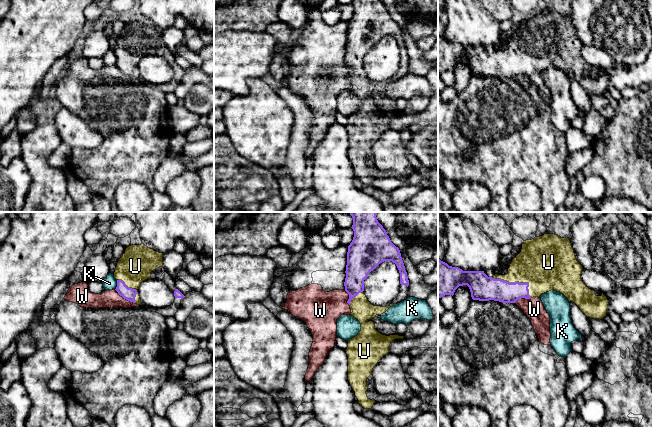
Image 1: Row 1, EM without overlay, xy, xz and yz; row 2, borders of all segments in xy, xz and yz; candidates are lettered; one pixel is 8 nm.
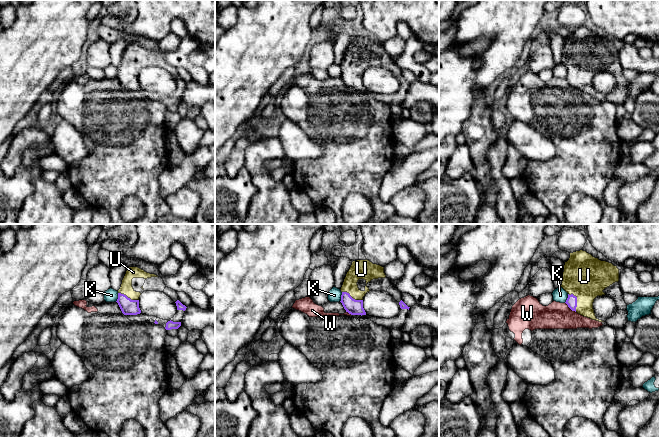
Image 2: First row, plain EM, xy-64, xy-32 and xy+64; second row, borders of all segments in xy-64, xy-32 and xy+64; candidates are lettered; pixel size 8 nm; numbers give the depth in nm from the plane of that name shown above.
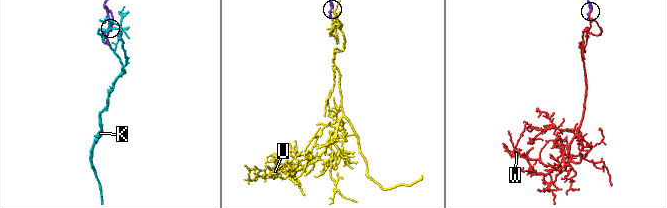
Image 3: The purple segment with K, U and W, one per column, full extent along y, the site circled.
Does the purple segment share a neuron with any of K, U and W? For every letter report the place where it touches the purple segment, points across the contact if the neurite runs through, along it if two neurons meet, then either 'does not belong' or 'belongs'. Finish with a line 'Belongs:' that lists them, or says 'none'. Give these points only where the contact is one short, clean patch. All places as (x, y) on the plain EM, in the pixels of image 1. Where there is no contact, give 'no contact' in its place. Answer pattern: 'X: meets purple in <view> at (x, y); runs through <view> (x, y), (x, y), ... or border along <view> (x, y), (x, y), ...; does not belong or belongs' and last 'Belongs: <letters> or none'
K: meets purple in xy at (117, 61); does not belong
U: meets purple in yz at (516, 58); runs through yz (486, 64), (509, 64), (516, 58), (522, 57), (540, 39); belongs
W: meets purple in xy at (124, 74); border along xy (114, 65), (124, 74), (134, 79); does not belong
Belongs: U

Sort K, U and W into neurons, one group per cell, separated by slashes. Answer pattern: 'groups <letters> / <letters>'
groups K / U / W

